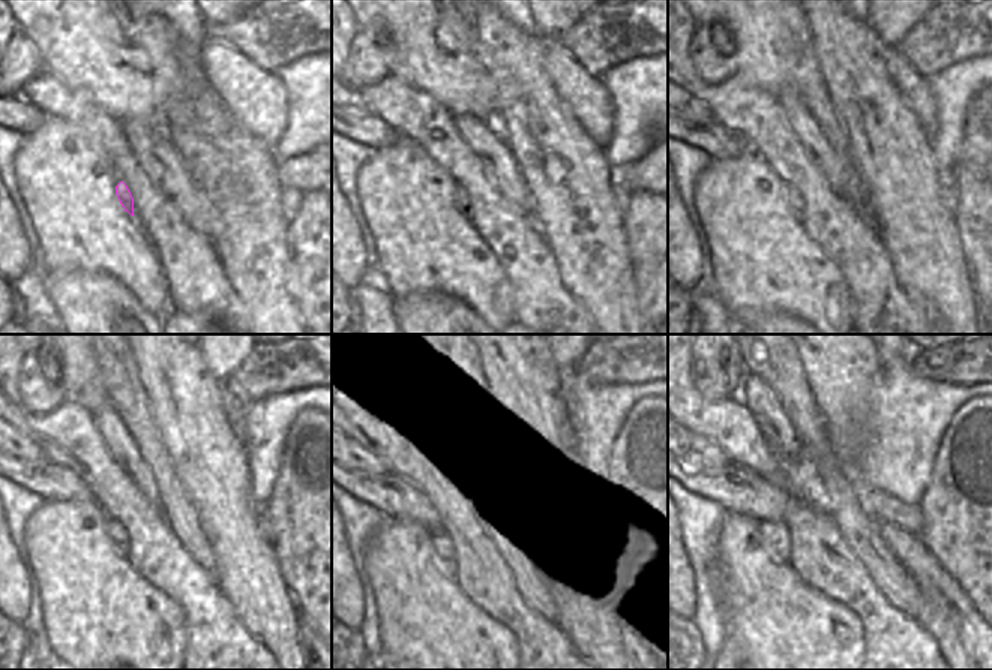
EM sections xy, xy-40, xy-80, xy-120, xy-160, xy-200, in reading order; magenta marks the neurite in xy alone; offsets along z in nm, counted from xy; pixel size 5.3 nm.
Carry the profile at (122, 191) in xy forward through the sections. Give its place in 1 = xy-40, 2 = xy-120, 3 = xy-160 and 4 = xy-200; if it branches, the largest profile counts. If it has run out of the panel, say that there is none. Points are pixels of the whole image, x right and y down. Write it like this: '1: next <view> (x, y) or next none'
1: next xy-40 (461, 198)
2: next xy-120 (116, 532)
3: next xy-160 (440, 537)
4: next xy-200 (775, 538)

